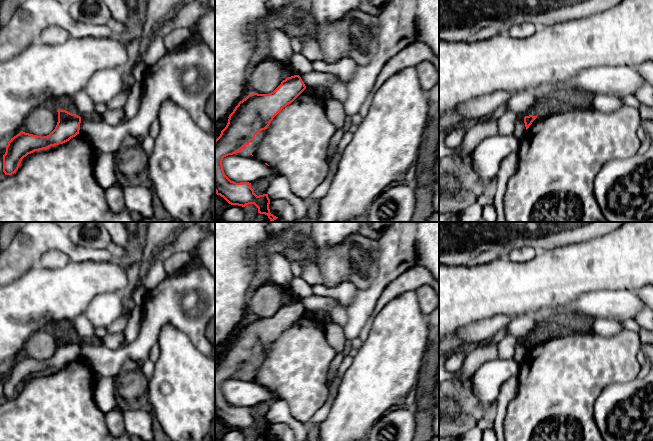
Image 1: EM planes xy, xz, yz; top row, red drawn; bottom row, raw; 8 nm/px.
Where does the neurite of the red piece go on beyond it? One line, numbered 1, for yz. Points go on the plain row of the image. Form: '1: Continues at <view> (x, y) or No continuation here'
1: No continuation here

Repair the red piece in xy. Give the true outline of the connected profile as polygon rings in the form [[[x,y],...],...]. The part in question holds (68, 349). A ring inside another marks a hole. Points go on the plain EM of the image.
[[[58,334],[58,346],[47,360],[37,360],[21,355],[11,362],[3,379],[5,399],[16,397],[24,381],[35,375],[63,368],[79,358],[81,341],[66,334]]]

